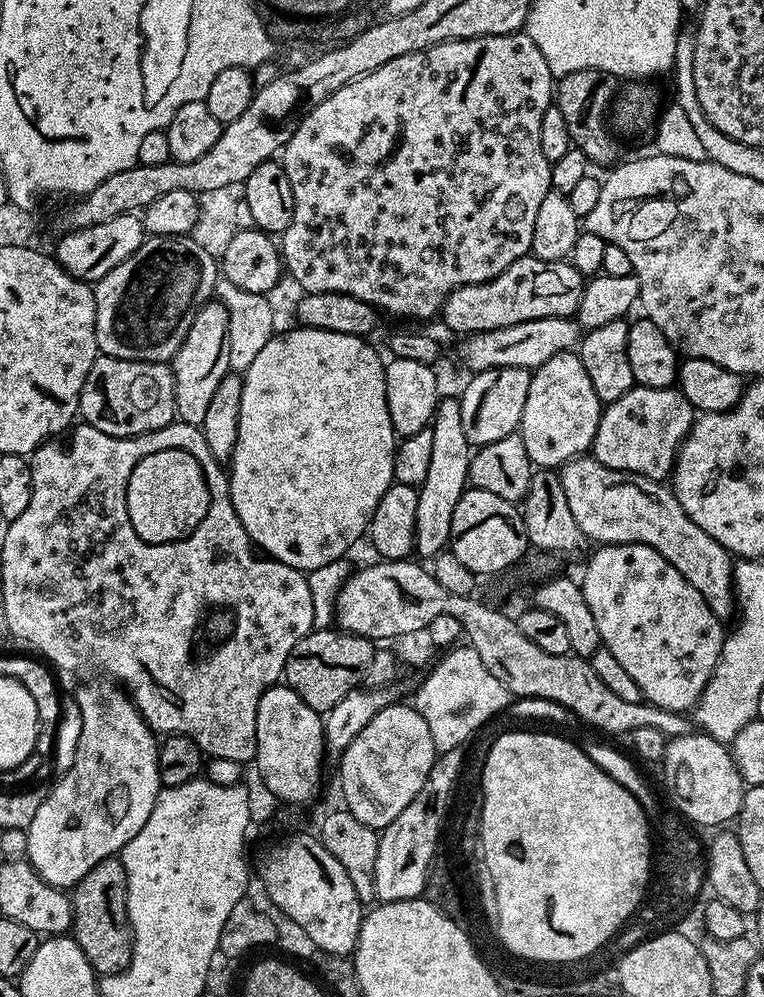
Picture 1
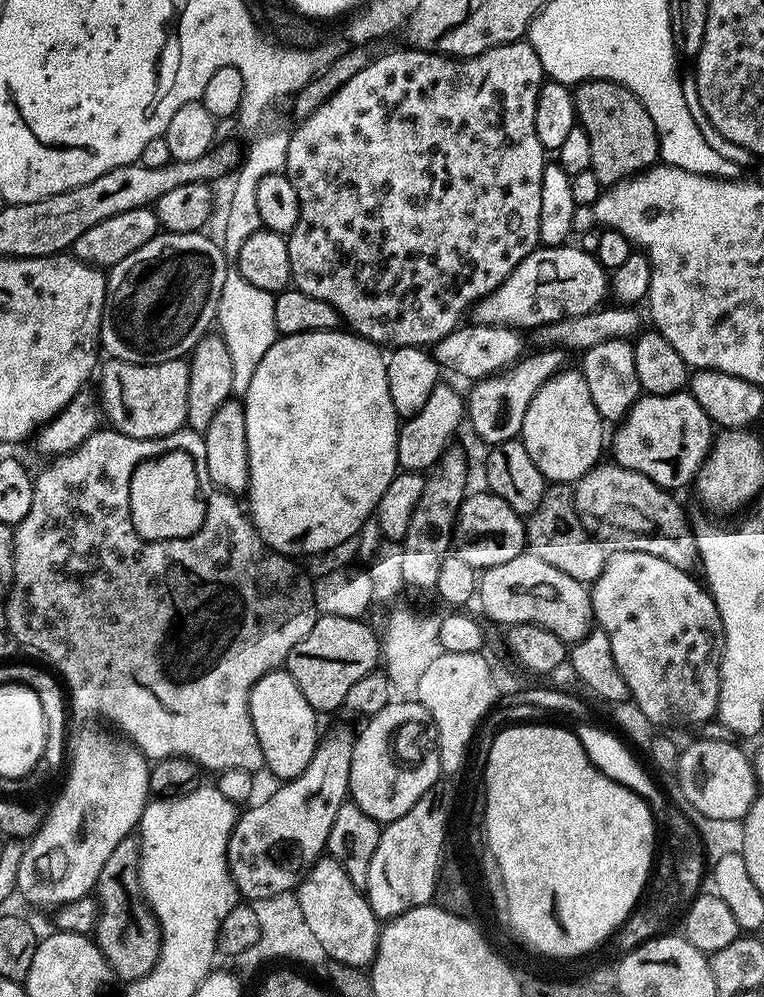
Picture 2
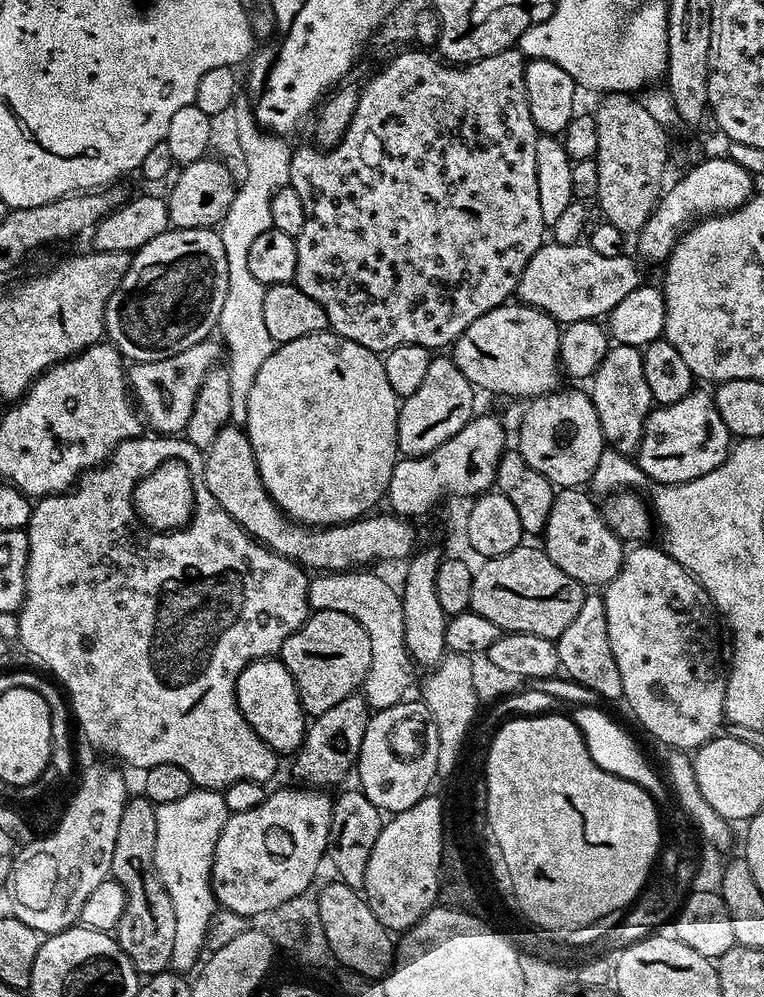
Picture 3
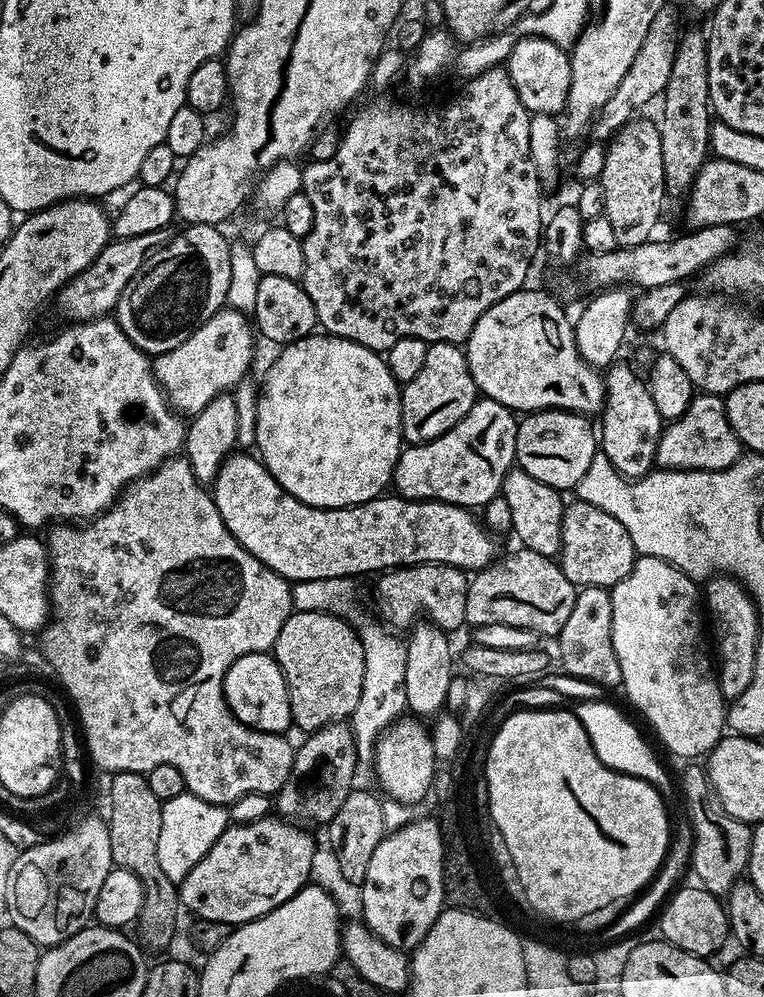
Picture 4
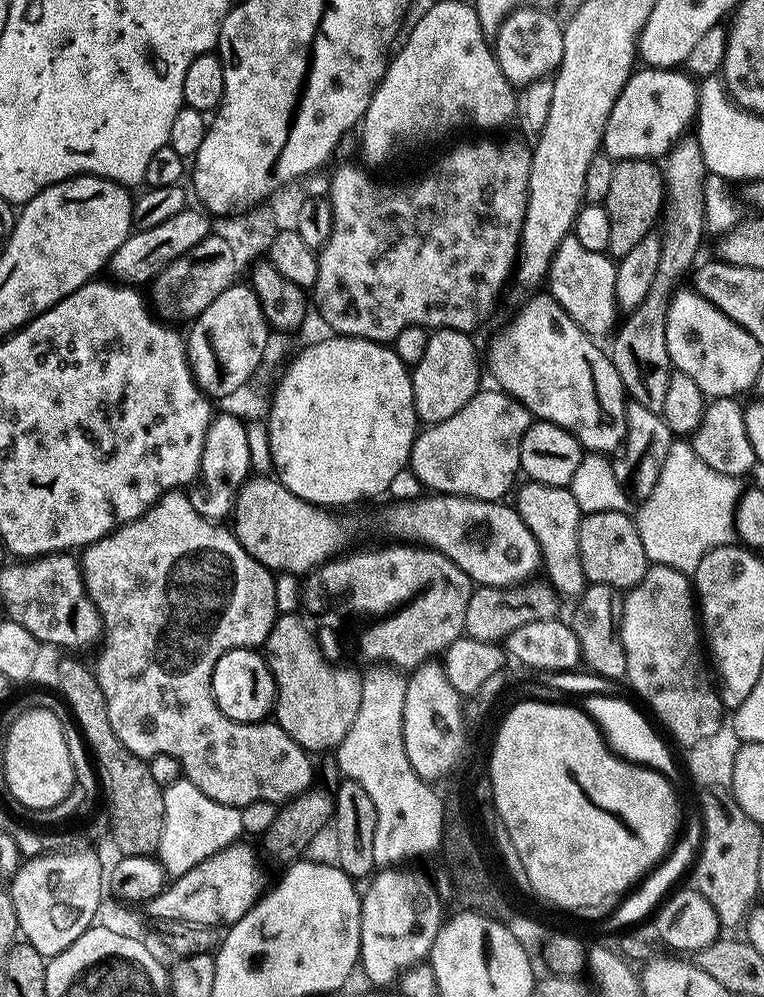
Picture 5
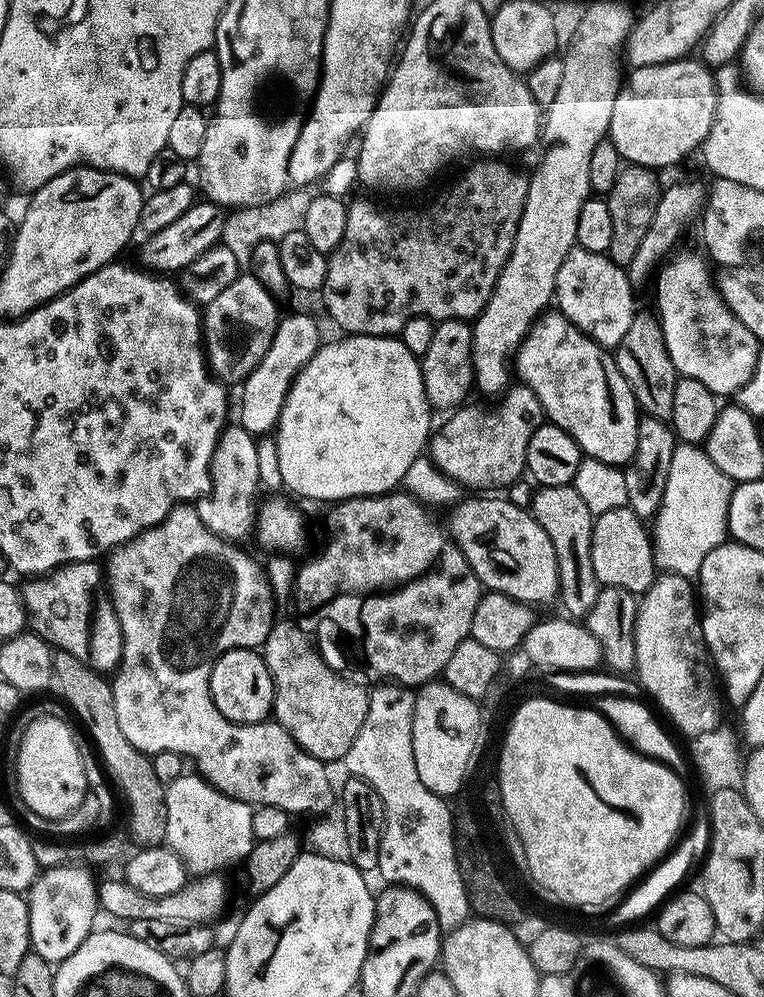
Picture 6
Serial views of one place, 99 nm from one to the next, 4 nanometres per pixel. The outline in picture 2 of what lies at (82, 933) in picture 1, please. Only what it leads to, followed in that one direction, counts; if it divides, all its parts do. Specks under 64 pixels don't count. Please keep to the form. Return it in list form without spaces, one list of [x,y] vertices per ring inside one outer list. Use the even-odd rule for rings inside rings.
[[[135,835],[114,846],[94,889],[100,913],[96,919],[94,939],[106,962],[114,970],[117,981],[140,980],[156,965],[160,957],[160,923],[144,899],[140,885],[140,842]]]

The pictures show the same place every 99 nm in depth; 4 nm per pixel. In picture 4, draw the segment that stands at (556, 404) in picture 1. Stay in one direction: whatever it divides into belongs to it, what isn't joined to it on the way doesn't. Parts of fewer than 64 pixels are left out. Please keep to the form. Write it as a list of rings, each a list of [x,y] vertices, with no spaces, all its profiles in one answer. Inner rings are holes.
[[[561,408],[527,413],[516,426],[516,464],[530,474],[530,478],[546,482],[546,486],[557,490],[575,489],[598,455],[598,436],[593,425],[591,428],[588,424],[591,424],[589,417],[564,412]]]

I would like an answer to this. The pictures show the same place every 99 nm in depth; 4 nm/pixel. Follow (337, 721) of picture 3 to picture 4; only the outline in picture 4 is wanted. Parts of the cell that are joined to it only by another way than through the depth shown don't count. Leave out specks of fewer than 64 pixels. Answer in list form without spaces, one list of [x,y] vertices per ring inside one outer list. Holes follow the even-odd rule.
[[[345,721],[327,724],[326,727],[318,729],[316,732],[309,733],[304,742],[296,748],[295,762],[292,767],[292,777],[274,796],[274,808],[281,819],[289,823],[300,826],[312,826],[308,824],[327,824],[332,820],[334,814],[341,809],[355,784],[354,776],[358,769],[359,760],[357,758],[356,743],[353,740],[351,725]]]

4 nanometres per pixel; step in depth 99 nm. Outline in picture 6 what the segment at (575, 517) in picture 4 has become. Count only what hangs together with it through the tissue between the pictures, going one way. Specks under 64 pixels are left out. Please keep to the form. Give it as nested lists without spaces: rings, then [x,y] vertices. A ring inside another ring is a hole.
[[[626,506],[606,510],[599,513],[592,522],[592,541],[590,542],[590,562],[594,562],[594,574],[598,582],[605,588],[621,588],[633,594],[642,594],[656,580],[658,575],[658,565],[654,551],[654,540],[646,529],[645,521],[634,514]]]

